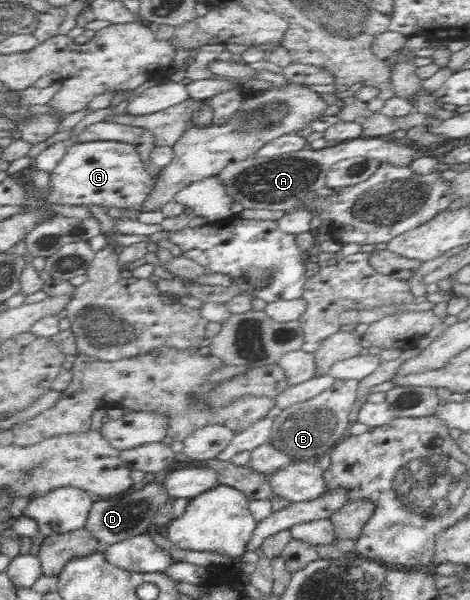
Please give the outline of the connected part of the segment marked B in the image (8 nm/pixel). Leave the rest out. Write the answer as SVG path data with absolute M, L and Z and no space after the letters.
M335 379L334 383L302 403L294 403L283 409L271 427L271 436L267 443L272 444L278 452L289 457L291 462L318 461L325 453L330 453L348 434L350 422L348 415L354 401L358 380Z

